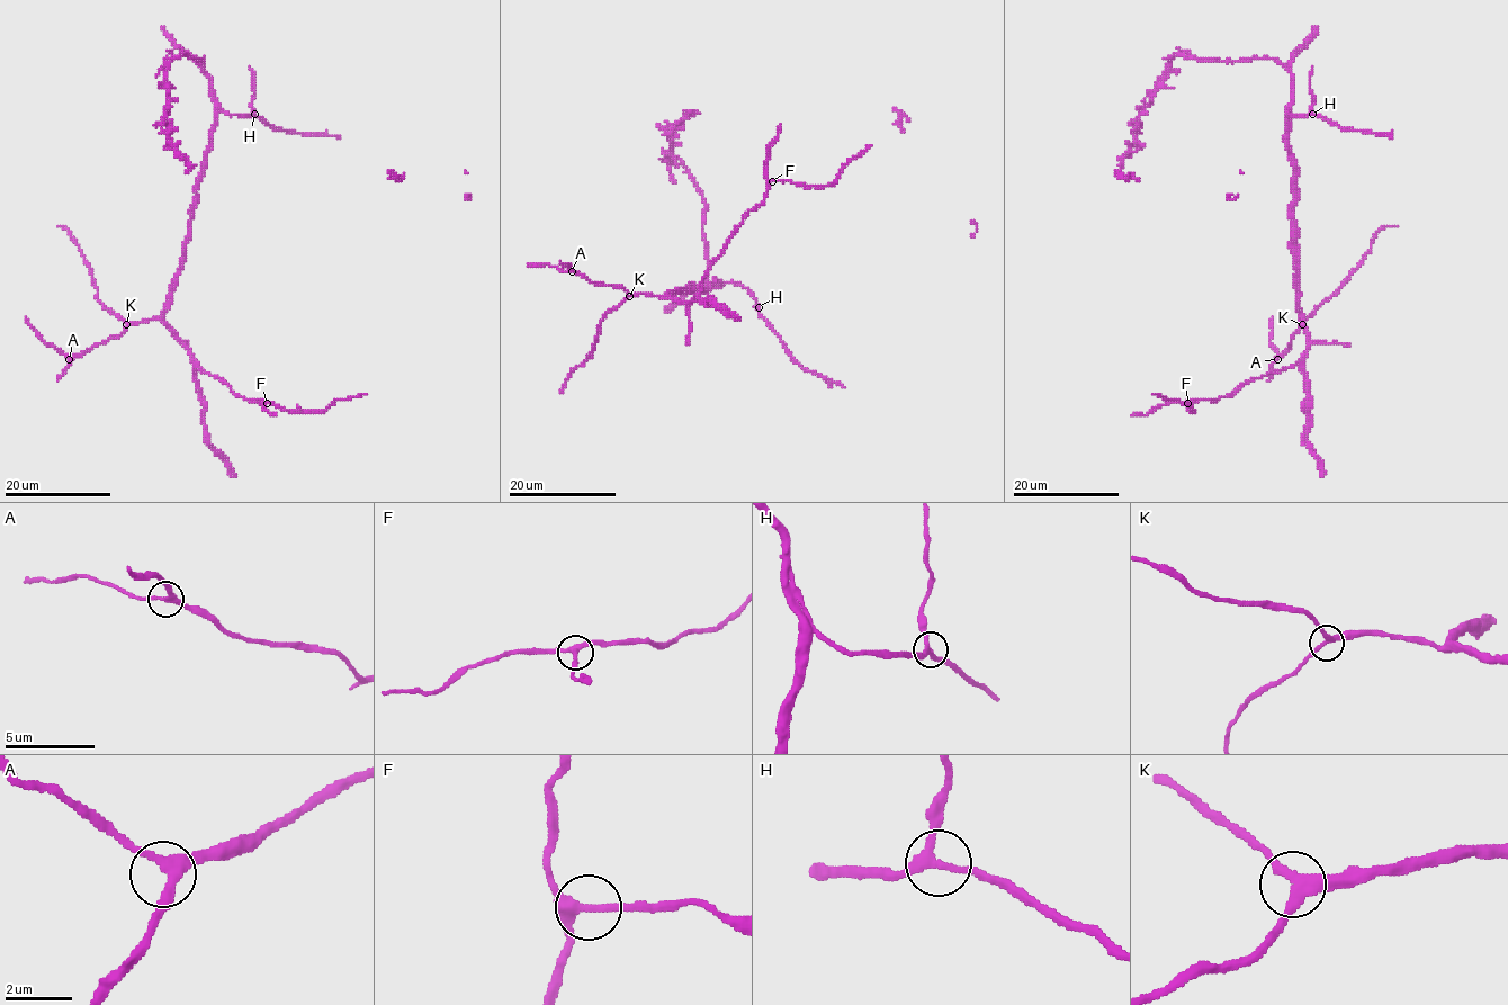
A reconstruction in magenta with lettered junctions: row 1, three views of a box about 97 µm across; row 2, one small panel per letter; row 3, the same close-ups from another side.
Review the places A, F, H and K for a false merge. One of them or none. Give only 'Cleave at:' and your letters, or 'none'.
Cleave at: none

